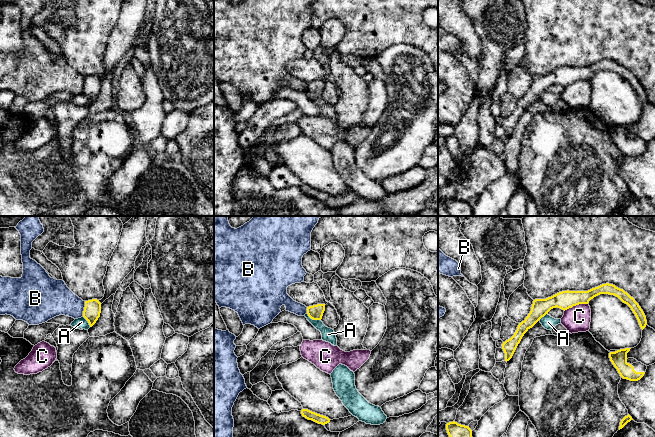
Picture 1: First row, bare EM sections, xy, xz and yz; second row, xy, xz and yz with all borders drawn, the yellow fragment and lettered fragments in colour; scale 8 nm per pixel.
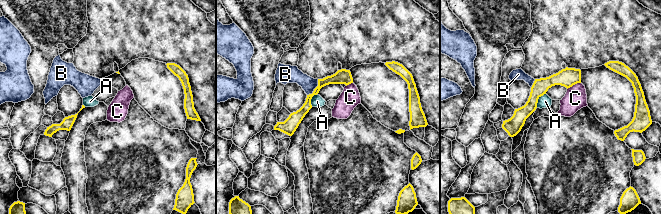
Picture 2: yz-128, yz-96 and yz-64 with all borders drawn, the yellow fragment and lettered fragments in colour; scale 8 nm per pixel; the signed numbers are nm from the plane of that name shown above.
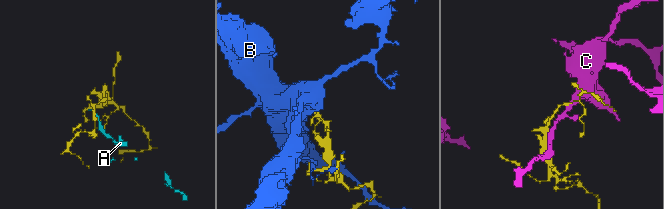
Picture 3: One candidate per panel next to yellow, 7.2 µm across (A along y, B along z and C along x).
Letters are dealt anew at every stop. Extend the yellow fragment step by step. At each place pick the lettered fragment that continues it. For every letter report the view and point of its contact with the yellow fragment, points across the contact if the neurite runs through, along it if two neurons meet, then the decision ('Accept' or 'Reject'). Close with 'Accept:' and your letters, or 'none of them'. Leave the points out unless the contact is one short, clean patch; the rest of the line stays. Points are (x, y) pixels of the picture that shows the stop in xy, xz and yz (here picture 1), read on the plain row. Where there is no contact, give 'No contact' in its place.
A: Touches yellow at xz (313, 95). Boundary: xz (306, 89), (311, 94), (320, 96). Reject
B: Touches yellow at xy (84, 85). Reject
C: Touches yellow at yz (576, 80). Boundary: yz (588, 78), (573, 81), (564, 87). Reject
Accept: none of them

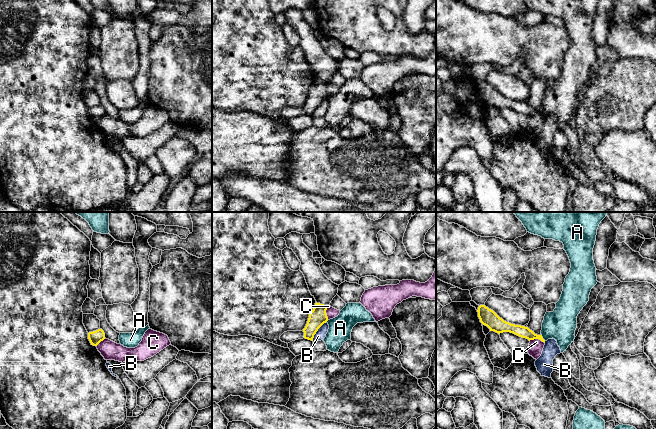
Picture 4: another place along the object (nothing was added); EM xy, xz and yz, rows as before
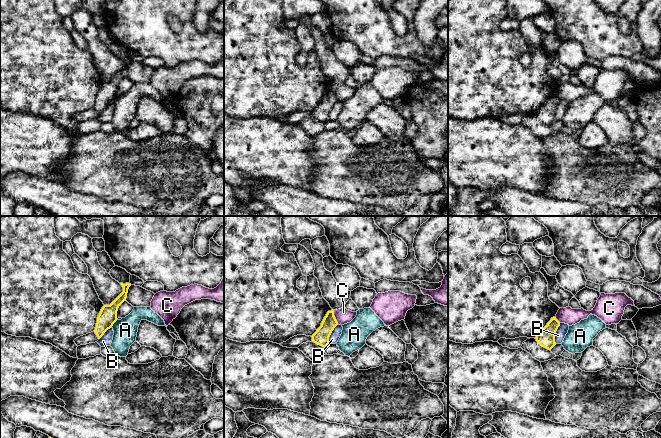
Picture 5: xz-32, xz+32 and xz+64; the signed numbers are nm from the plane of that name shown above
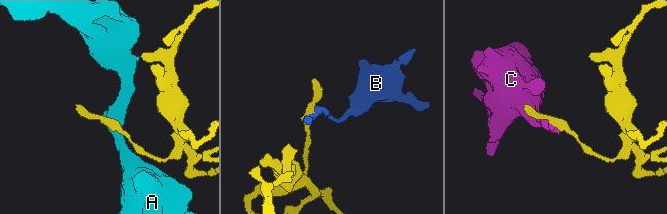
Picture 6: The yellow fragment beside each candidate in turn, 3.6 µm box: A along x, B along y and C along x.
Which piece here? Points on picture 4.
A: Touches yellow at yz (542, 113). Boundary: yz (541, 110), (545, 116). Reject
B: Touches yellow at xz (317, 106). Boundary: xz (326, 97), (318, 105), (312, 116). Reject
C: Touches yellow at yz (537, 114). Boundary: yz (529, 116), (540, 115), (544, 119). Reject
Accept: none of them

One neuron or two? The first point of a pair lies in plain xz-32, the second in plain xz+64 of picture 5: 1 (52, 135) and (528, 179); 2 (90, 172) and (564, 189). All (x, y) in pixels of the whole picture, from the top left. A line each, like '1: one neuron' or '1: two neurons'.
1: one neuron
2: one neuron

